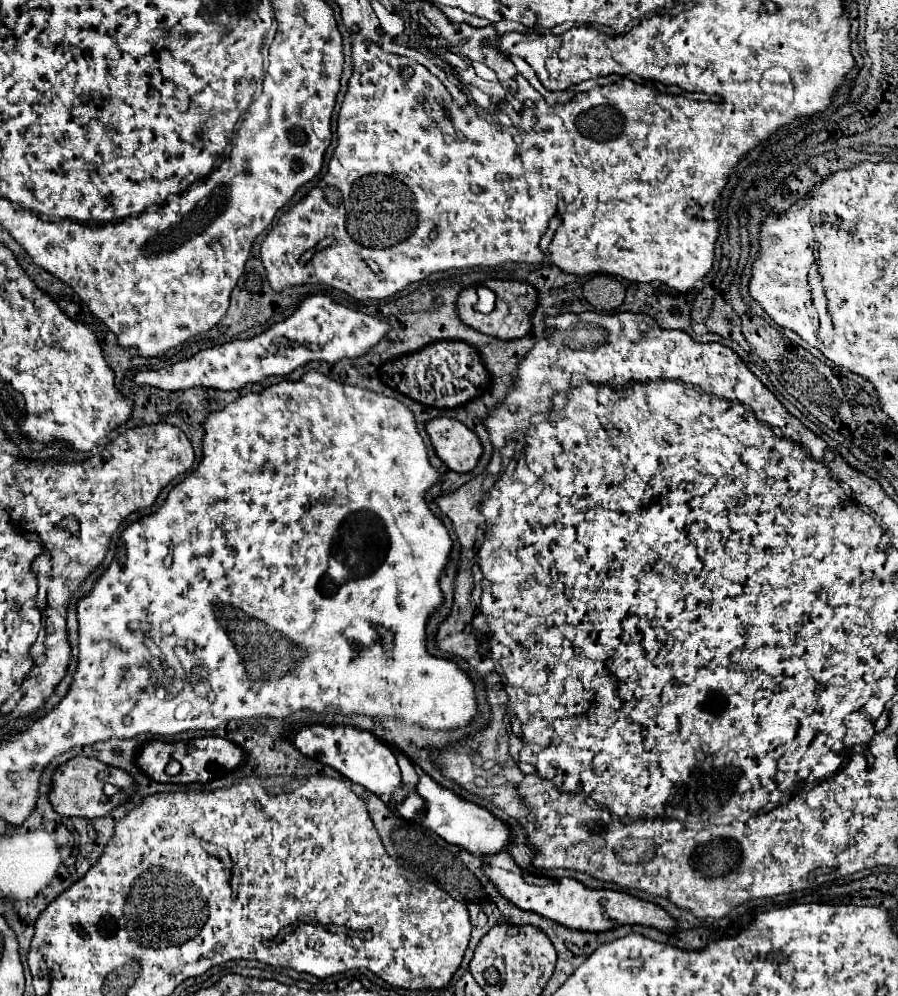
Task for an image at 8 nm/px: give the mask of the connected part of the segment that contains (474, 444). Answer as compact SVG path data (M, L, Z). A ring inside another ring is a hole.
M436 417L426 423L430 441L438 457L456 473L472 471L482 457L482 443L464 423L448 417Z

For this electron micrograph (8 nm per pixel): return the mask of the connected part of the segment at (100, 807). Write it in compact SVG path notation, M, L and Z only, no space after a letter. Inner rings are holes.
M74 757L68 763L64 763L62 767L58 767L56 775L52 777L52 791L50 791L50 803L54 807L56 813L66 813L68 817L86 817L86 819L96 819L96 817L106 817L114 807L116 801L106 797L102 787L106 783L116 785L118 789L122 789L124 797L132 795L136 789L134 779L130 779L130 775L126 775L126 771L118 769L118 767L110 767L100 763L98 759L88 759L88 757Z

